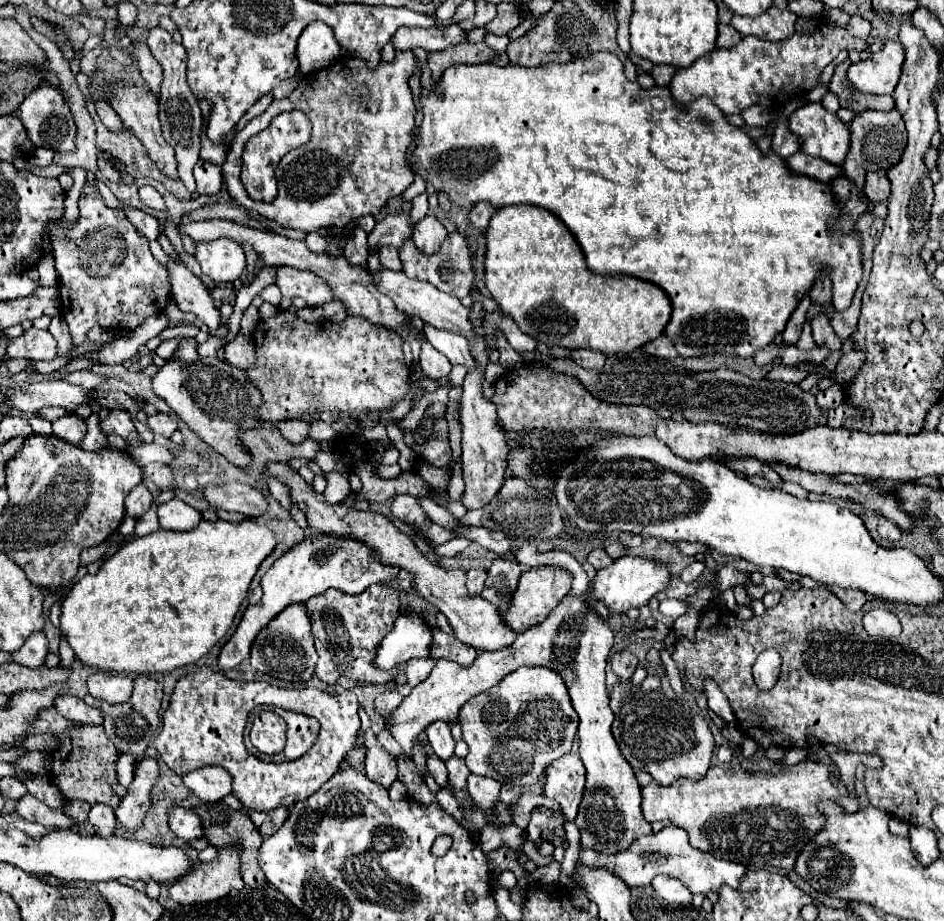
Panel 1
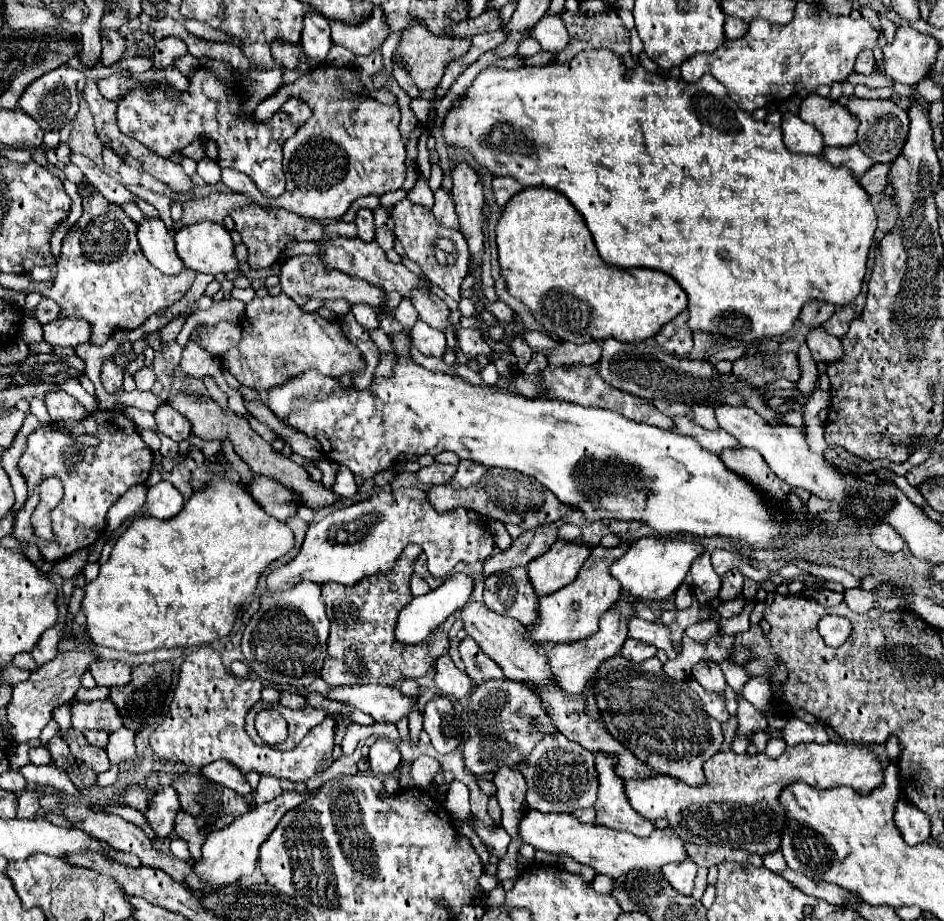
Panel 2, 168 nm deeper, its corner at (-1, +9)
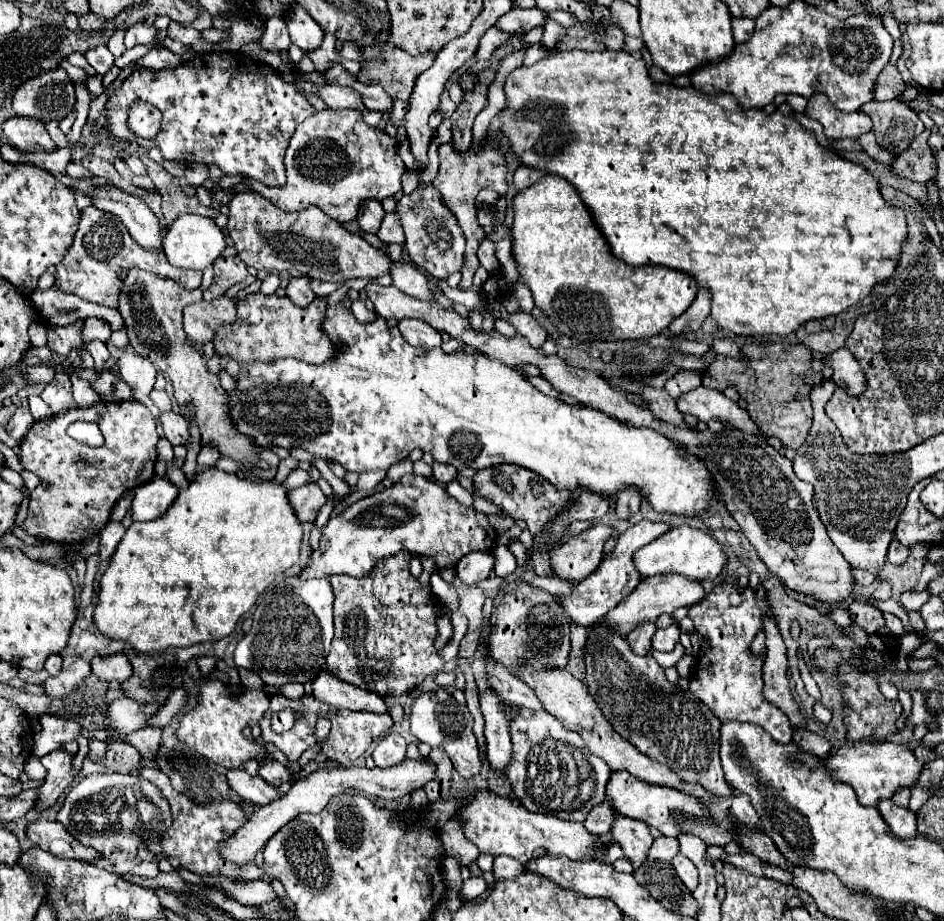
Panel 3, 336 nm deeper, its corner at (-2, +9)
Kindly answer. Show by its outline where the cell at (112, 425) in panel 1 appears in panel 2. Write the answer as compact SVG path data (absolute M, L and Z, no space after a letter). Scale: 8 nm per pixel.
M108 360L104 366L102 366L102 386L106 392L110 394L120 394L124 388L122 388L122 378L124 378L124 370L114 364L114 360Z

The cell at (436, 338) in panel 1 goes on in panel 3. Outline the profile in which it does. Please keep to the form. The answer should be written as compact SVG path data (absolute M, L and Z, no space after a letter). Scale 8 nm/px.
M393 262L393 270L389 274L391 274L393 286L403 290L407 296L421 298L421 300L433 300L427 278L417 268L413 268L405 262Z

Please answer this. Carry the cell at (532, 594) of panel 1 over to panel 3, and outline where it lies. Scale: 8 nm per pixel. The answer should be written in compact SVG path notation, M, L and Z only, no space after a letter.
M595 524L579 536L569 536L567 542L549 552L555 574L569 582L587 578L601 564L603 546L613 536L615 530L607 524Z

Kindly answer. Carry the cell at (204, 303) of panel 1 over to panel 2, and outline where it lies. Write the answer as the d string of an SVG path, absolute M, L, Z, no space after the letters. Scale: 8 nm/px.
M144 218L138 224L138 242L146 258L164 274L180 274L180 270L186 270L176 254L176 242L162 220Z

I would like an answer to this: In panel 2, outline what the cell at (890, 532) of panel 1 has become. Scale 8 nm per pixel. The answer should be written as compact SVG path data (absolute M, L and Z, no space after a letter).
M878 520L872 526L872 542L886 552L898 552L904 546L904 540L900 538L900 534L882 520Z

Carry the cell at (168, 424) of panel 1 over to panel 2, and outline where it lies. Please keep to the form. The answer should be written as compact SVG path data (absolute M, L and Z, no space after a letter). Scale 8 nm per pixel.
M162 404L156 412L156 424L158 424L158 432L162 432L164 436L180 442L186 440L190 436L190 422L188 418L184 418L178 410L174 410L168 404Z

